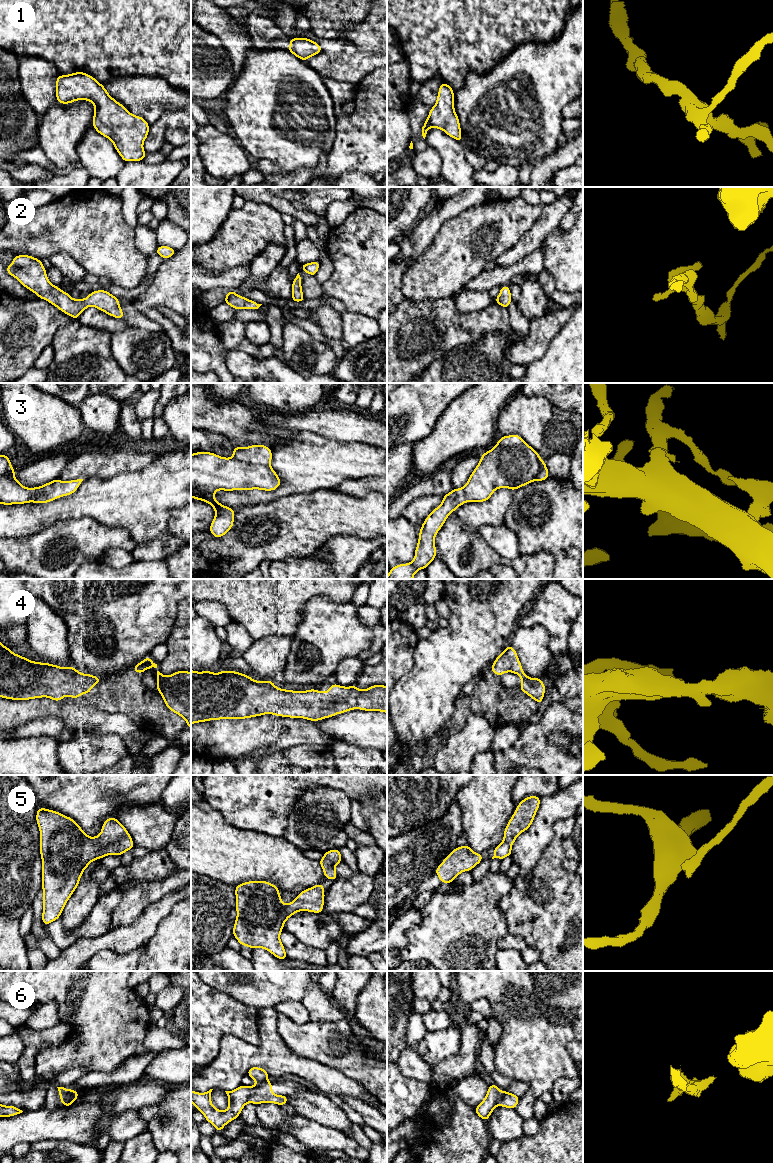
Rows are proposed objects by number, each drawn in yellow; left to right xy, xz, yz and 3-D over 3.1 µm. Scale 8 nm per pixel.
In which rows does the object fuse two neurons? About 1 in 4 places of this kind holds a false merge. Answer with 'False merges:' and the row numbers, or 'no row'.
False merges: 6

